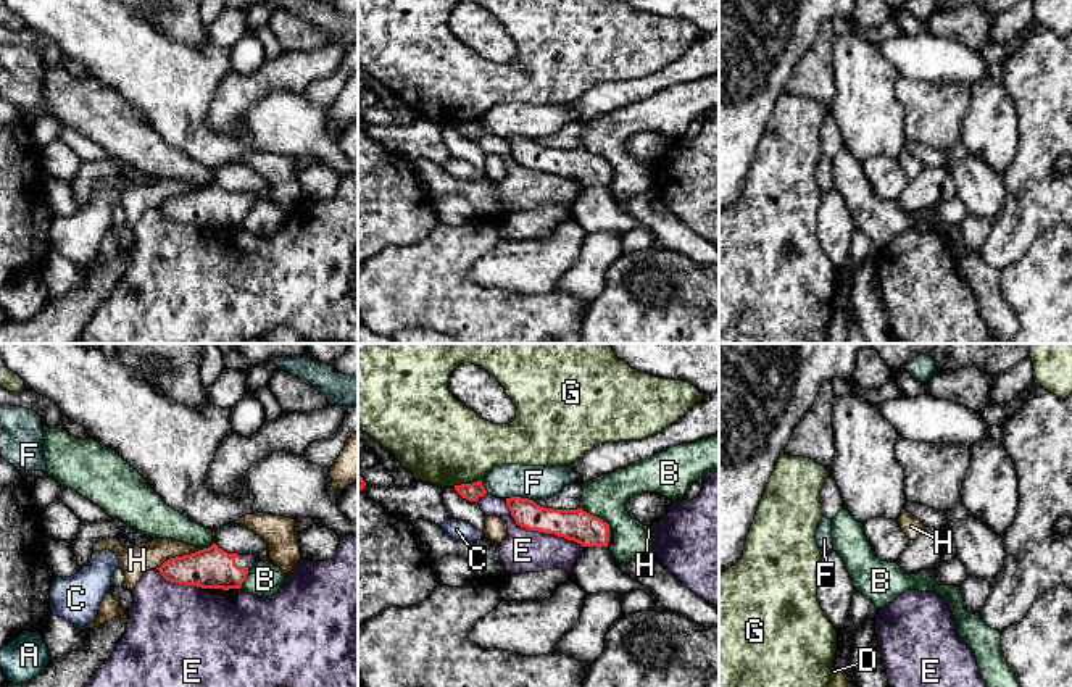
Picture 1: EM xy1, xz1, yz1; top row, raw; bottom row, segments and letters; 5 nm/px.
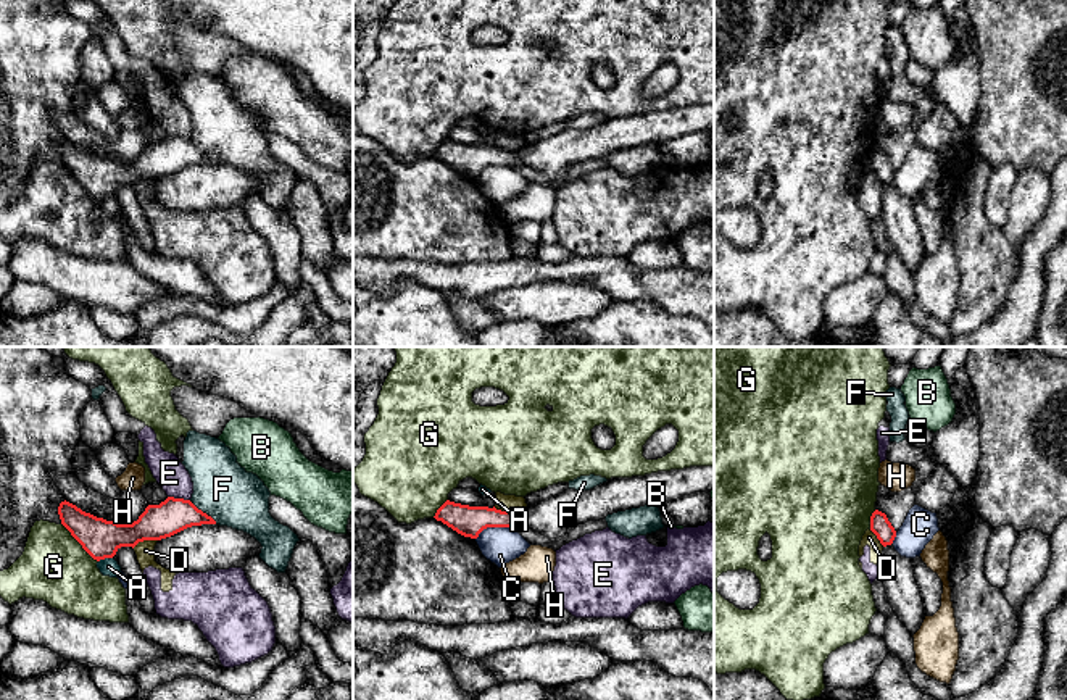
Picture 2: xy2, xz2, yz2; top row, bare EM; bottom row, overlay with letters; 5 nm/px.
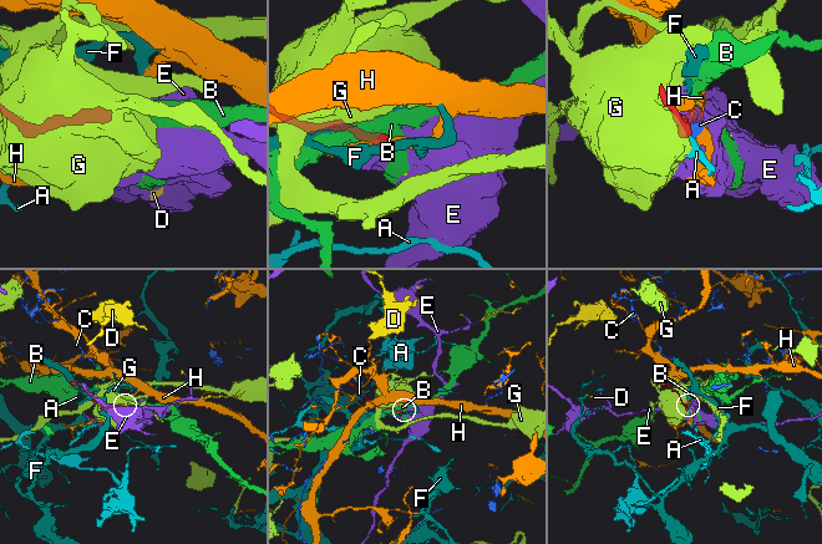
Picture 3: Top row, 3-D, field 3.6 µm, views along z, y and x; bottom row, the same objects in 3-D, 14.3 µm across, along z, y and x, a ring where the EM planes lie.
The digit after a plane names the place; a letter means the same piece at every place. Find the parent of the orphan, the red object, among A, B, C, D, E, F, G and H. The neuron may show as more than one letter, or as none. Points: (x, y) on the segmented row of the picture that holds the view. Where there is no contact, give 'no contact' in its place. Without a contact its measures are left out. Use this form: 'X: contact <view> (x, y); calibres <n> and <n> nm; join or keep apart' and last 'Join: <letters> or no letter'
A: contact xy2 (105, 557); calibres 190 and 90 nm; keep apart
B: contact xz1 (595, 516); calibres 160 and 220 nm; keep apart
C: contact xz2 (492, 526); calibres 160 and 180 nm; keep apart
D: contact xz2 (508, 512); calibres 160 and 80 nm; keep apart
E: contact xz1 (539, 531); calibres 160 and 220 nm; keep apart
F: contact xy2 (202, 512); calibres 180 and 300 nm; keep apart
G: contact xy2 (78, 541); calibres 190 and 340 nm; keep apart
H: contact xy1 (178, 557); calibres 200 and 150 nm; keep apart
Join: no letter

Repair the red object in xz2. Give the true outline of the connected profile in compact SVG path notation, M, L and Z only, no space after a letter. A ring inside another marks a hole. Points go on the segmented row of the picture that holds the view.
M446 500L434 518L464 537L477 539L487 527L513 527L521 516L522 511L501 511L495 506L469 506Z

